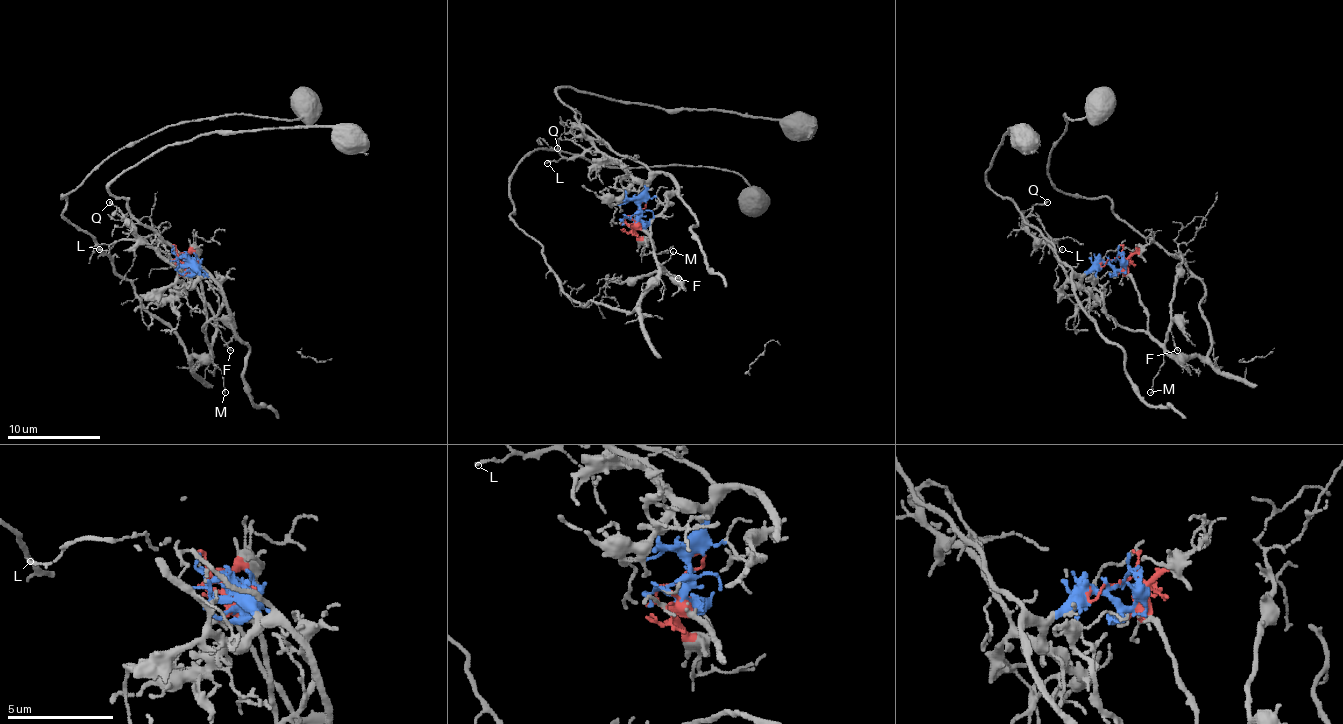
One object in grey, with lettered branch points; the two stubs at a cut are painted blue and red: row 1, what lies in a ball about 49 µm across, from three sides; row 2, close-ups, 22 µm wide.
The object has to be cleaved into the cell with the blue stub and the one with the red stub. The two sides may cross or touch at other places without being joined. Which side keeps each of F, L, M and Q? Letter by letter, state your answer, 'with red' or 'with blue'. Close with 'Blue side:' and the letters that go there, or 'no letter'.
F: with red
L: with blue
M: with red
Q: with blue
Blue side: L, Q

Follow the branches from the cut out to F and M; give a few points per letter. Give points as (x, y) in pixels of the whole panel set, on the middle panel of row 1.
F: (632, 216), (625, 218), (651, 239), (653, 258), (679, 279)
M: (632, 216), (625, 218), (628, 223), (637, 225), (651, 239), (660, 265), (670, 258), (672, 251)

